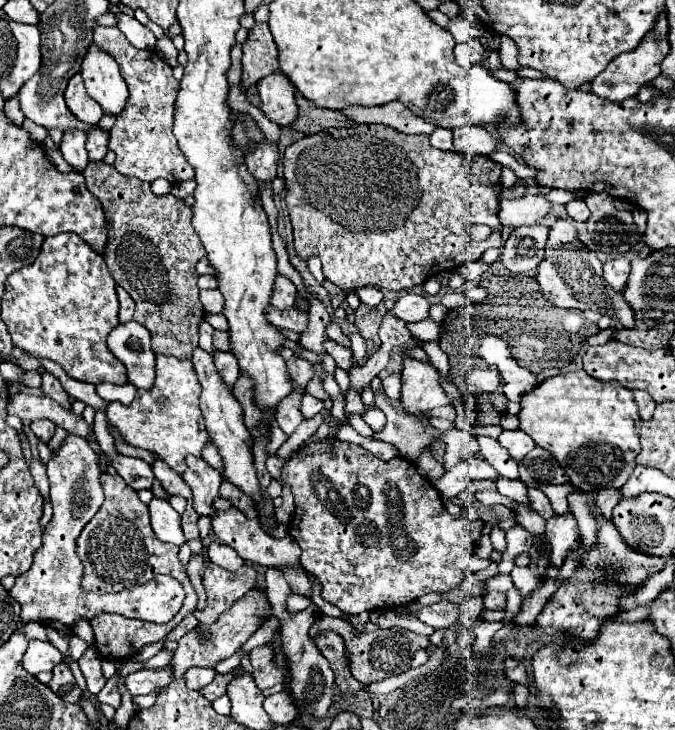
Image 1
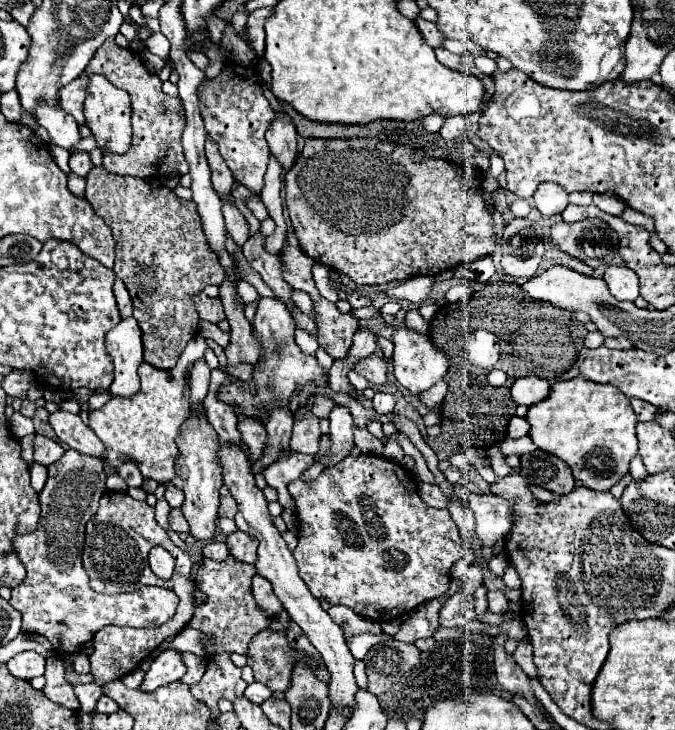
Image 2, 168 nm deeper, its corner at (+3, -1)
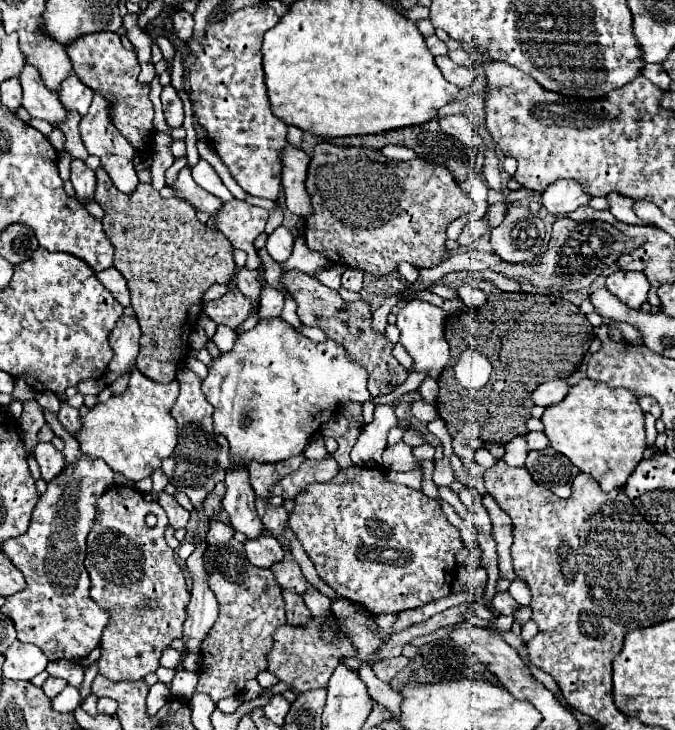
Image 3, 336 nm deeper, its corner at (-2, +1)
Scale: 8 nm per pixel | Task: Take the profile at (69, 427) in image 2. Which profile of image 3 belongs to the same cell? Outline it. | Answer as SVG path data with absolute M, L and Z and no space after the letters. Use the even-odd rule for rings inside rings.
M62 404L60 406L60 412L58 412L58 420L62 422L62 426L74 434L76 430L80 430L80 412L68 404Z

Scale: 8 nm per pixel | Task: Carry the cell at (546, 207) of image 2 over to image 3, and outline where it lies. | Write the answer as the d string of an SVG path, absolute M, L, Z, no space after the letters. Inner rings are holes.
M558 180L542 194L542 204L552 214L568 214L580 206L586 206L590 194L576 180Z

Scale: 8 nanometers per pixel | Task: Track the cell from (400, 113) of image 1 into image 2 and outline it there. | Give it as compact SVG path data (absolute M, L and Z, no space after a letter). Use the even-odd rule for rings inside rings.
M429 114L429 116L425 116L425 118L421 118L421 124L423 124L423 128L427 128L427 132L431 132L431 134L435 134L435 132L439 132L439 128L443 126L443 116L441 114Z

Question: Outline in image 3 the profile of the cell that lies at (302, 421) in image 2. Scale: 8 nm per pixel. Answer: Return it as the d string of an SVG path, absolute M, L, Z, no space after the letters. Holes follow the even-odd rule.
M316 434L316 436L310 440L310 444L306 446L304 454L306 454L308 458L312 458L312 460L320 460L320 458L326 458L326 456L328 456L328 452L326 452L326 448L324 448L324 438L322 438L322 434Z

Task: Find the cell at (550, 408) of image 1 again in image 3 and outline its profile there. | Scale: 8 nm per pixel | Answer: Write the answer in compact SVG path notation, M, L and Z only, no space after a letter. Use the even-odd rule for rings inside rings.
M590 378L572 386L562 402L548 406L542 424L550 446L564 454L580 472L590 474L604 492L622 488L646 450L644 412L638 406L638 398L630 390L610 388Z

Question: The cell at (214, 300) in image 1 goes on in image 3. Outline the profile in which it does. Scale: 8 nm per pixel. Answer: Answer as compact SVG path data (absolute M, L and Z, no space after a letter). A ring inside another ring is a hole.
M228 290L220 300L204 304L204 312L216 324L224 324L228 328L236 328L238 324L242 324L254 310L258 310L258 304L254 304L238 290Z

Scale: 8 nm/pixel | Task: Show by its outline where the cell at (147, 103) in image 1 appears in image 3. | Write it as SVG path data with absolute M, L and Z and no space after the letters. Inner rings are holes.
M96 32L86 34L84 38L76 38L72 46L66 46L66 52L72 60L74 74L82 84L86 84L90 90L102 94L102 98L112 102L110 114L112 124L124 134L124 138L136 148L136 150L148 150L152 144L152 118L154 118L154 106L148 98L150 86L138 84L138 56L132 50L126 50L120 42L120 38L114 32Z

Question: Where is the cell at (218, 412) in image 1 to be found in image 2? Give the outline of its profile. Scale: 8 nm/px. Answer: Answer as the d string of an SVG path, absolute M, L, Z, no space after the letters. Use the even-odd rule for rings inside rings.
M219 444L217 450L217 464L223 470L223 484L229 488L229 492L233 494L233 498L239 504L239 512L235 516L235 524L239 530L251 534L253 538L259 540L259 558L255 562L257 574L267 578L273 584L273 590L277 594L277 598L281 600L283 608L289 612L291 620L297 622L303 632L307 634L307 638L311 640L311 644L321 652L327 670L331 674L331 682L329 682L329 698L333 706L351 706L355 708L355 676L353 676L353 654L347 648L343 630L331 620L331 616L321 608L319 600L309 592L309 588L303 584L303 578L299 576L299 566L295 564L295 558L291 554L291 550L287 548L285 540L281 538L281 532L275 528L273 518L269 514L267 508L267 500L263 496L263 490L257 488L255 484L255 474L251 472L251 462L245 456L243 448L237 444Z

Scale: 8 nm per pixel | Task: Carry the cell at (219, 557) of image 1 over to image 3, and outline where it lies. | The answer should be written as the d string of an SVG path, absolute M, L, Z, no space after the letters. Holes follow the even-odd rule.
M212 520L208 524L208 530L206 530L206 540L210 544L224 544L228 540L232 540L234 536L234 528L222 520Z

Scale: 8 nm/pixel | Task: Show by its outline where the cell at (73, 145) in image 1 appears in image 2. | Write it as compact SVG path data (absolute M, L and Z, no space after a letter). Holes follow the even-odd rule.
M39 106L35 110L35 120L49 132L53 144L65 150L73 150L81 142L79 124L75 124L75 120L71 120L71 114L63 112L61 108Z

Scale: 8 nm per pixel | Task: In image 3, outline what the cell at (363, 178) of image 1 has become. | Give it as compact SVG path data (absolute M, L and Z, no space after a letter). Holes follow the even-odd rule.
M320 142L314 150L314 156L310 160L310 168L308 168L308 180L306 180L306 188L308 194L312 198L312 208L314 214L310 214L304 220L304 238L308 248L324 254L332 264L342 264L342 266L350 266L350 268L360 268L366 272L372 272L374 276L378 274L388 274L388 272L396 272L396 264L398 262L410 262L414 268L432 268L438 266L440 262L444 262L448 258L448 250L444 246L446 242L446 228L450 226L450 222L454 222L456 218L460 218L462 214L470 214L474 212L474 202L468 198L466 190L460 188L460 184L456 184L456 180L452 178L452 174L444 168L444 166L432 166L420 158L414 158L410 162L400 162L400 160L390 160L386 158L380 150L370 150L370 148L342 148L342 146L334 146L330 142Z

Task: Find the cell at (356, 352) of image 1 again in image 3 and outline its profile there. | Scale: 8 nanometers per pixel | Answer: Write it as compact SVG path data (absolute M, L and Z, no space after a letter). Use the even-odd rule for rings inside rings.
M272 318L262 320L246 334L240 334L230 352L212 360L208 376L202 380L202 390L214 406L216 432L230 444L230 462L236 466L248 466L252 460L274 464L302 454L320 426L334 416L338 410L336 406L344 402L366 402L370 398L366 380L366 370L358 362L352 362L338 342L328 338L326 342L314 343L298 334L282 318Z

